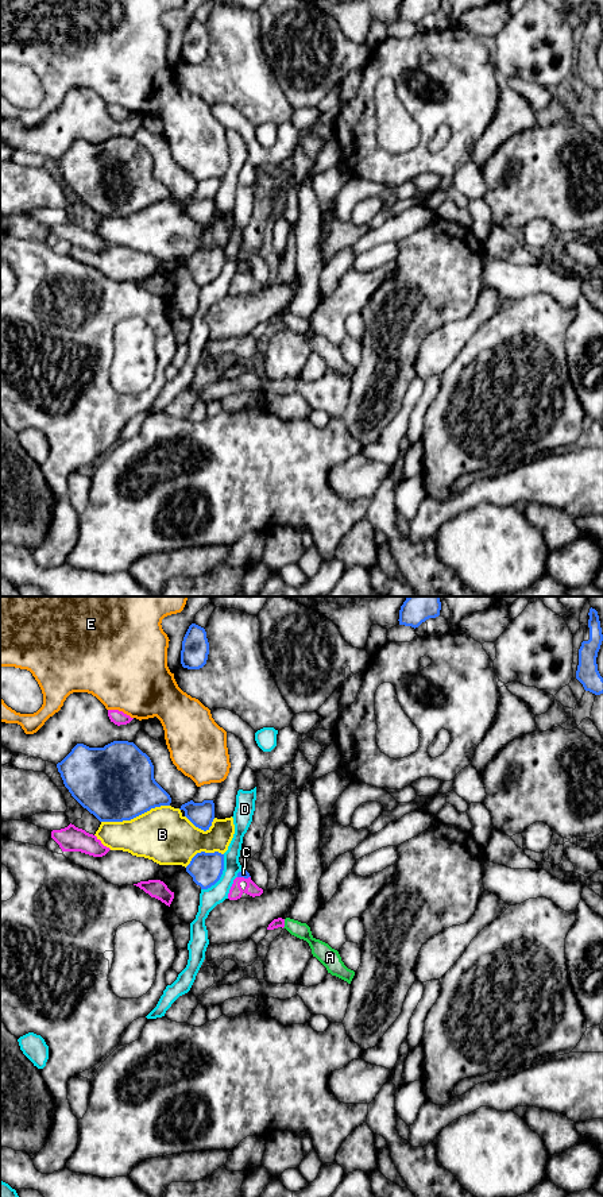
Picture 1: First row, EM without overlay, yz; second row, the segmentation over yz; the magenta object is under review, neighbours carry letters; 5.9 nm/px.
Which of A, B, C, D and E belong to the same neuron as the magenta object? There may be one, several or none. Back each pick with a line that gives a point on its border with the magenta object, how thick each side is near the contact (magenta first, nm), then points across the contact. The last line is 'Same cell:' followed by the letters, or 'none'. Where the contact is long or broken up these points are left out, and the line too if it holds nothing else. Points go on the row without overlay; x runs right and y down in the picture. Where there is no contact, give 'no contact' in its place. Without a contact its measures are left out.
A: meets magenta in yz at (283, 319); 60 nm thick on the magenta side, 100 nm on the other; runs through yz (279, 317), (283, 319), (301, 325)
Same cell: A

